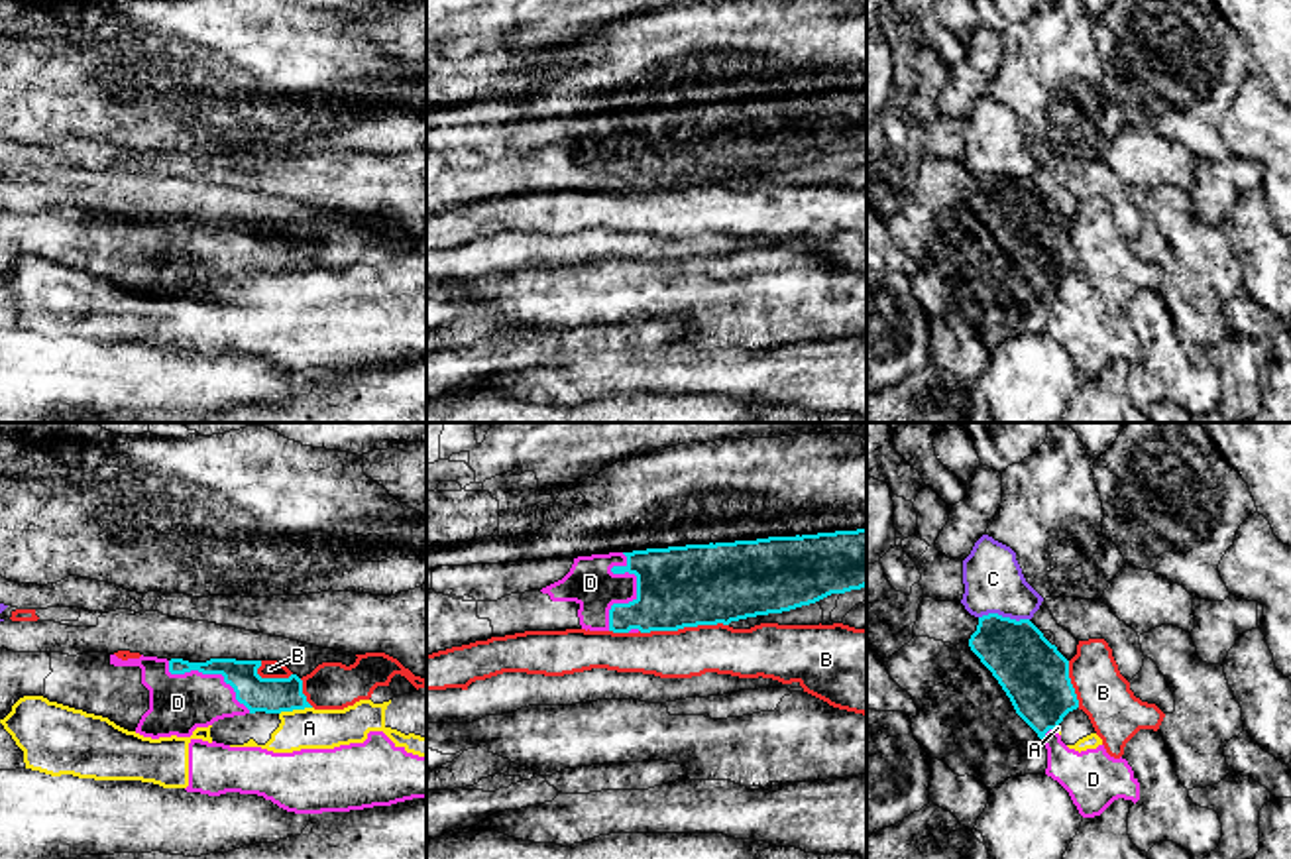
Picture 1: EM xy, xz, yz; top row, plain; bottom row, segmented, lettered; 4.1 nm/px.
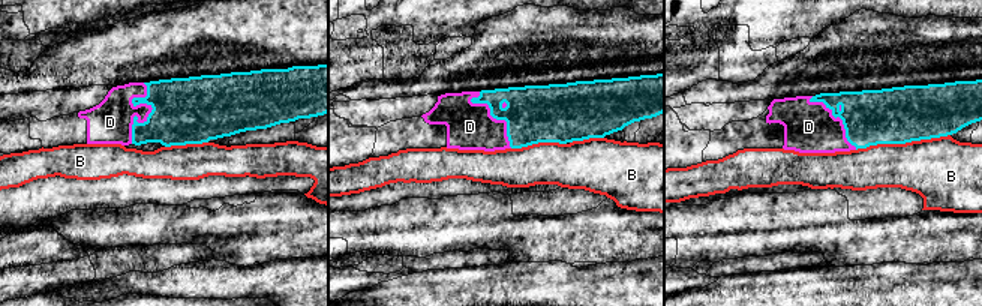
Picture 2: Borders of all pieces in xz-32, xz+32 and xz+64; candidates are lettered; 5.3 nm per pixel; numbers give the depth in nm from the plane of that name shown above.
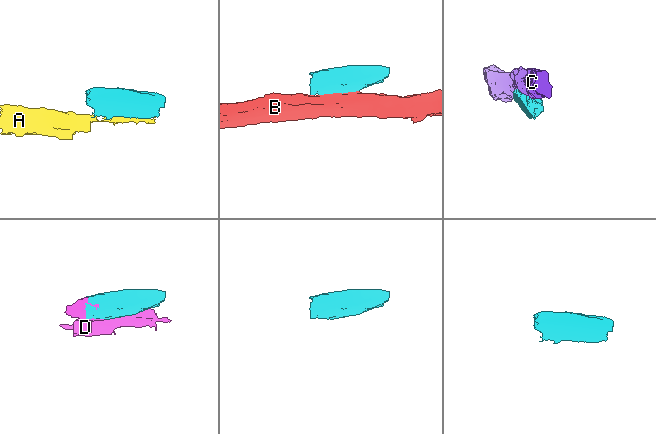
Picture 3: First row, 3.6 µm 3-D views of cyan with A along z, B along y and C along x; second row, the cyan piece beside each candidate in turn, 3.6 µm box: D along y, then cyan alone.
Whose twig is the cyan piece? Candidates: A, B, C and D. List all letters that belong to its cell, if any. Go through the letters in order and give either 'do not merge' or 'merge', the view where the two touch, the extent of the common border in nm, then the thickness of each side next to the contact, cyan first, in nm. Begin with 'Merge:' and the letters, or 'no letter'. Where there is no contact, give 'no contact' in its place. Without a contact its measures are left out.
Merge: no letter
A: do not merge; contact in xy; length 140 nm; calibres 140 and 170 nm
B: do not merge; contact in xz; length 360 nm; calibres 340 and 200 nm
C: do not merge; contact in yz; length 200 nm; calibres 280 and 240 nm
D: do not merge; contact in xz; length 320 nm; calibres 340 and 200 nm

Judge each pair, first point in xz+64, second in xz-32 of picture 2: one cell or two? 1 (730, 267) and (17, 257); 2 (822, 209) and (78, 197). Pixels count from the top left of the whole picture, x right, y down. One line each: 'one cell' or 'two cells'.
1: two cells
2: two cells

